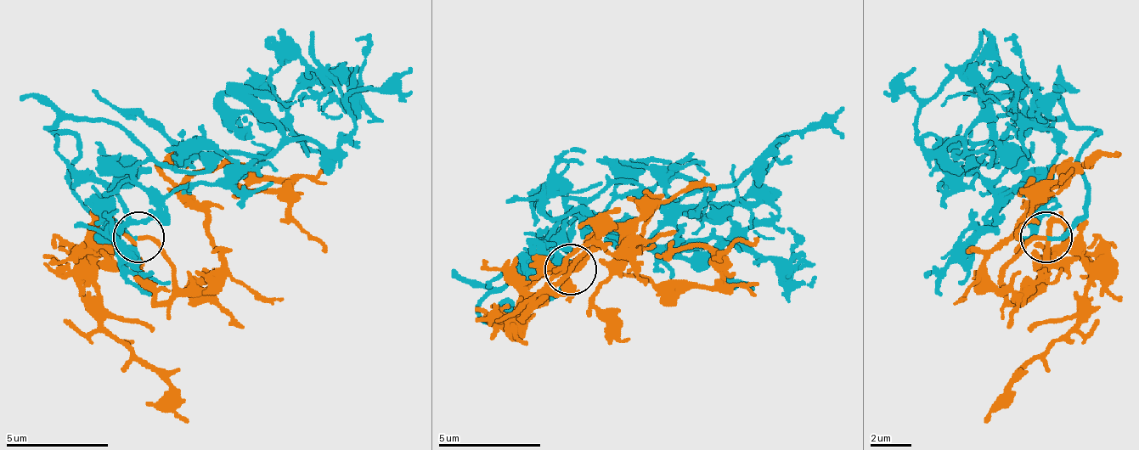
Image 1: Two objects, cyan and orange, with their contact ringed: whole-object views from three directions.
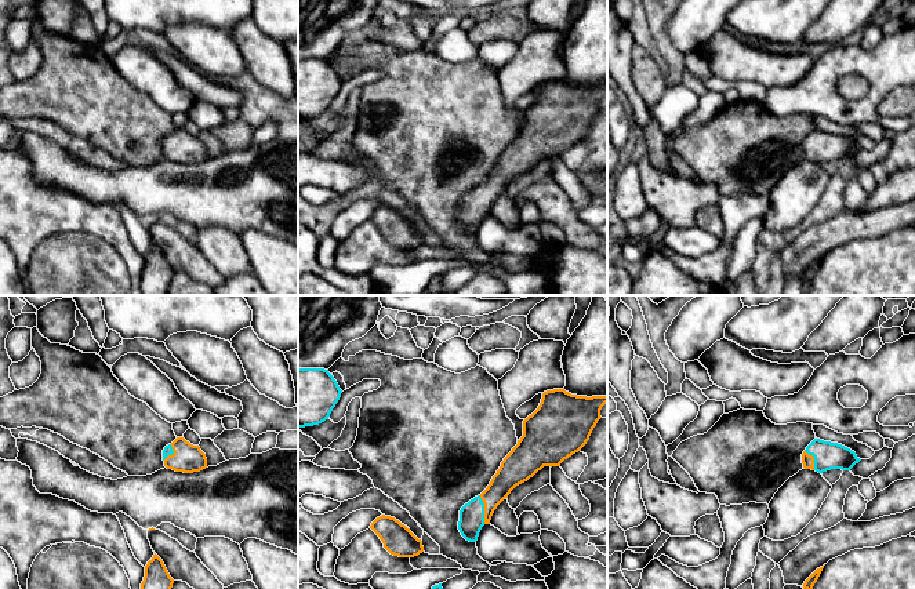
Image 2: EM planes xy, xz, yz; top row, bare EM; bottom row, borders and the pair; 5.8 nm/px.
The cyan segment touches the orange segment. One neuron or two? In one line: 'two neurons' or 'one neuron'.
one neuron

